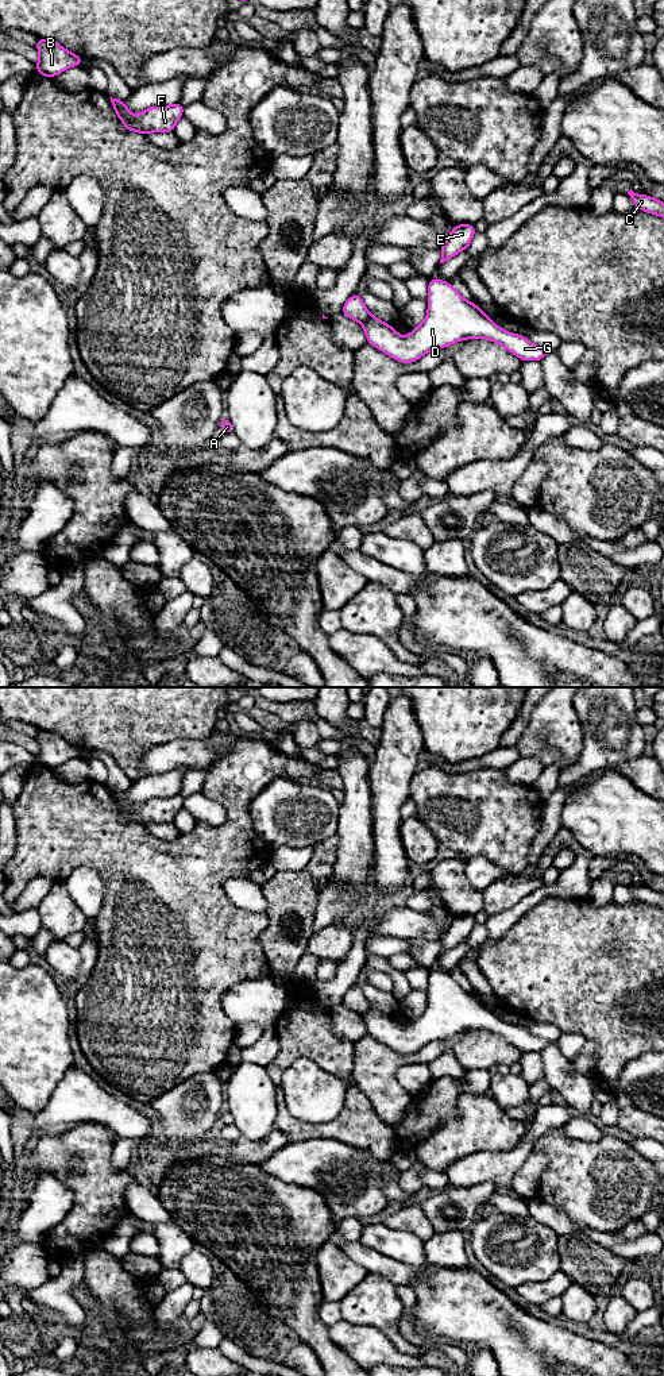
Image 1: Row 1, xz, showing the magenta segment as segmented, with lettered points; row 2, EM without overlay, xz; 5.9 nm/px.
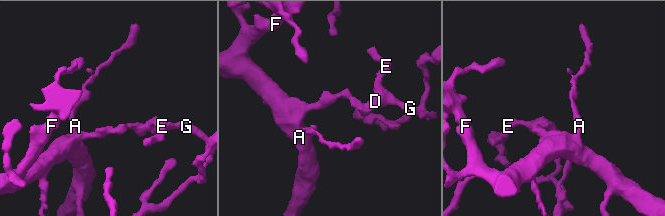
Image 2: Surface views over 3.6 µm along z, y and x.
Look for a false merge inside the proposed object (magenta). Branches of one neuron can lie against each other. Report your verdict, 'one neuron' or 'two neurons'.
two neurons

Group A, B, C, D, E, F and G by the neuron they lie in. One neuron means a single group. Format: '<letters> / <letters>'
A B F / C D E G

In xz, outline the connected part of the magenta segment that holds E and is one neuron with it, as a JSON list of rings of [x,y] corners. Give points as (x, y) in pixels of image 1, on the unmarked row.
[[[456,916],[456,917],[453,917],[447,932],[441,937],[440,955],[444,955],[445,952],[455,948],[458,944],[466,941],[470,937],[475,924],[476,922],[475,922],[474,916]]]

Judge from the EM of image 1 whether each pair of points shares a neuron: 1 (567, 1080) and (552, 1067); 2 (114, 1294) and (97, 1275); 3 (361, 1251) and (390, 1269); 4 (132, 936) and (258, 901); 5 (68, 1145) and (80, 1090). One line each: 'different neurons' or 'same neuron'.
1: same neuron
2: same neuron
3: same neuron
4: different neurons
5: different neurons

